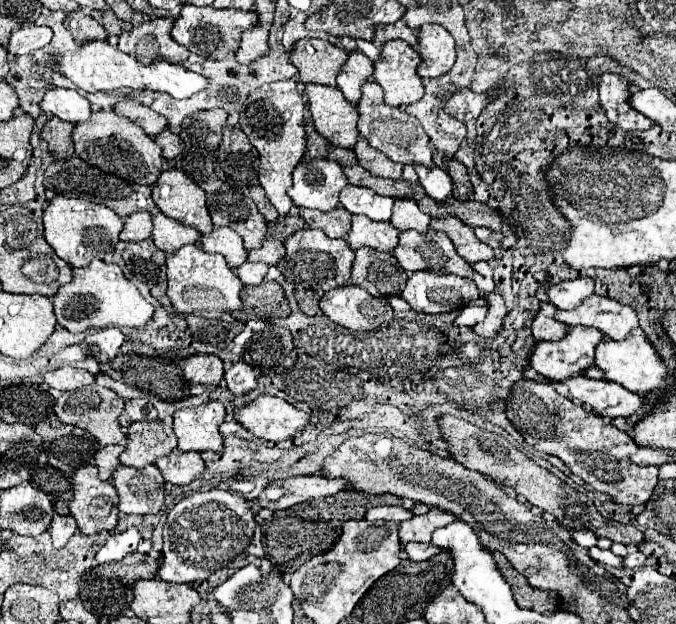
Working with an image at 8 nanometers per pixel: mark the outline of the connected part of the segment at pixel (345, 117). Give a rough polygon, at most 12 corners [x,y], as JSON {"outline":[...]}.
{"outline":[[306,94],[314,128],[334,146],[358,138],[356,106],[342,94]]}

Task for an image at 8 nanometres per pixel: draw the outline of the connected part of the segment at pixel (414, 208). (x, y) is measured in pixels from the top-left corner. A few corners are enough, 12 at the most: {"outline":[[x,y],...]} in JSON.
{"outline":[[396,198],[390,224],[426,232],[430,216],[412,198]]}

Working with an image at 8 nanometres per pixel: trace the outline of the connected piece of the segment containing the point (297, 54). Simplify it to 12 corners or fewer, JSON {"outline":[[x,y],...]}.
{"outline":[[298,40],[290,62],[300,82],[336,86],[346,52],[328,40]]}

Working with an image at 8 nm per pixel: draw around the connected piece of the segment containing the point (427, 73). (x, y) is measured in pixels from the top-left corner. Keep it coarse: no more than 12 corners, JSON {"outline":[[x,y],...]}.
{"outline":[[440,24],[420,28],[422,78],[446,74],[456,60],[454,38]]}

